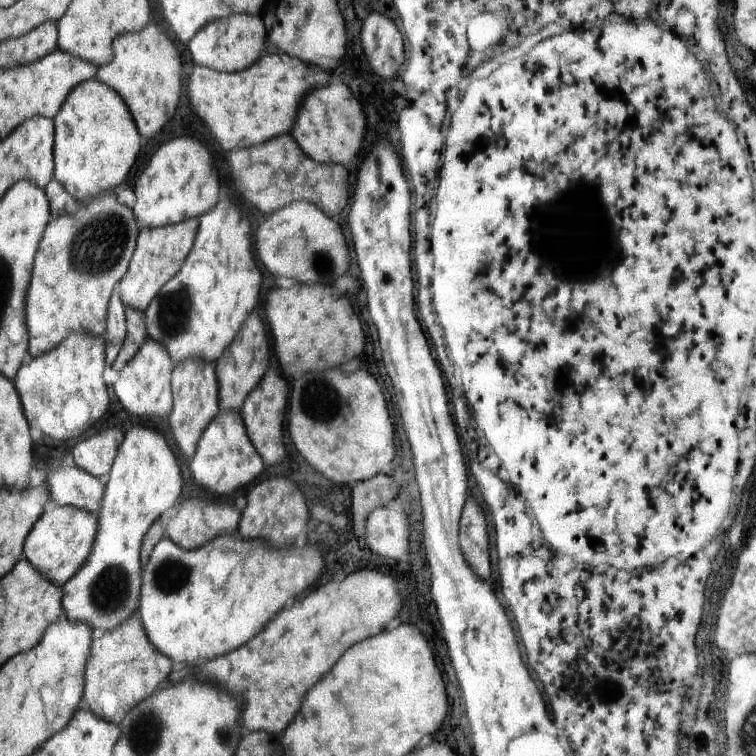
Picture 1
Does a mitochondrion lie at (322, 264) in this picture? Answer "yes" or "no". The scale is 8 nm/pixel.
yes

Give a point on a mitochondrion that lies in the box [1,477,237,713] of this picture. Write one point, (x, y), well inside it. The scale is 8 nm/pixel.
(110, 592)

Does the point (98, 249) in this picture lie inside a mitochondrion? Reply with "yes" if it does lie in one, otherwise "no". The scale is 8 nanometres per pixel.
yes

